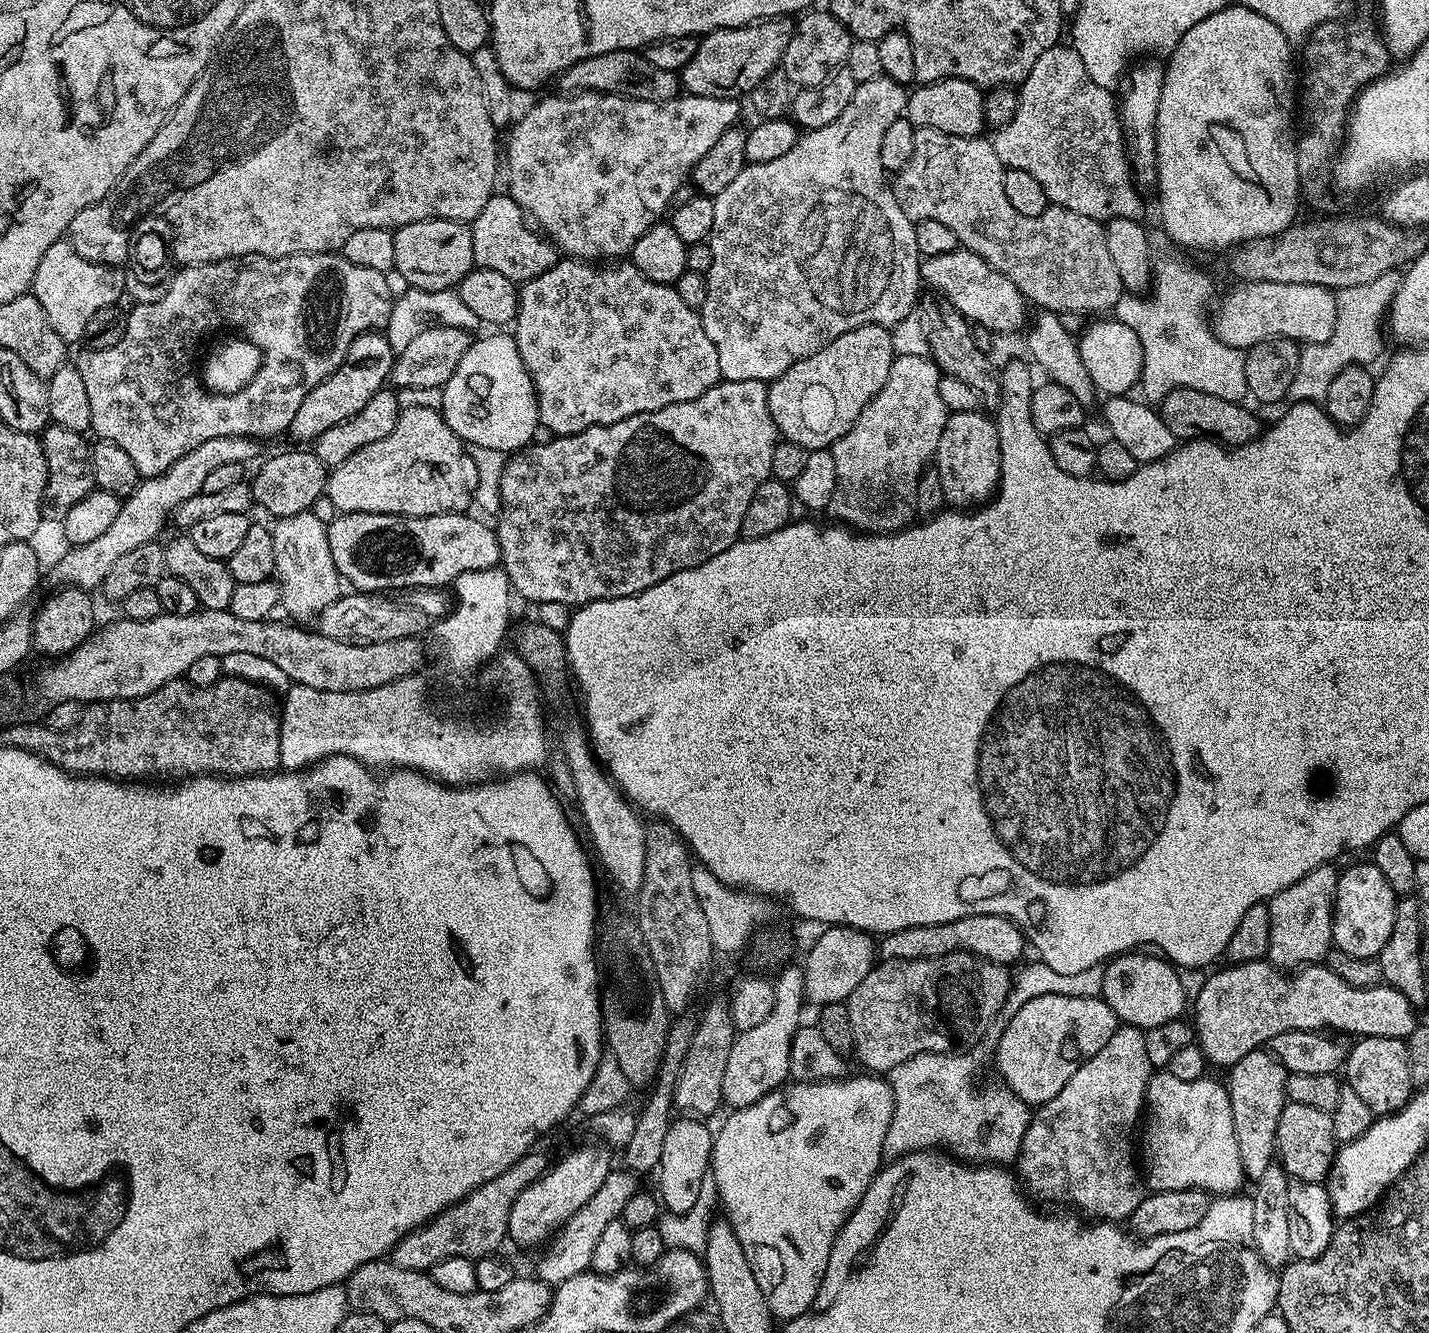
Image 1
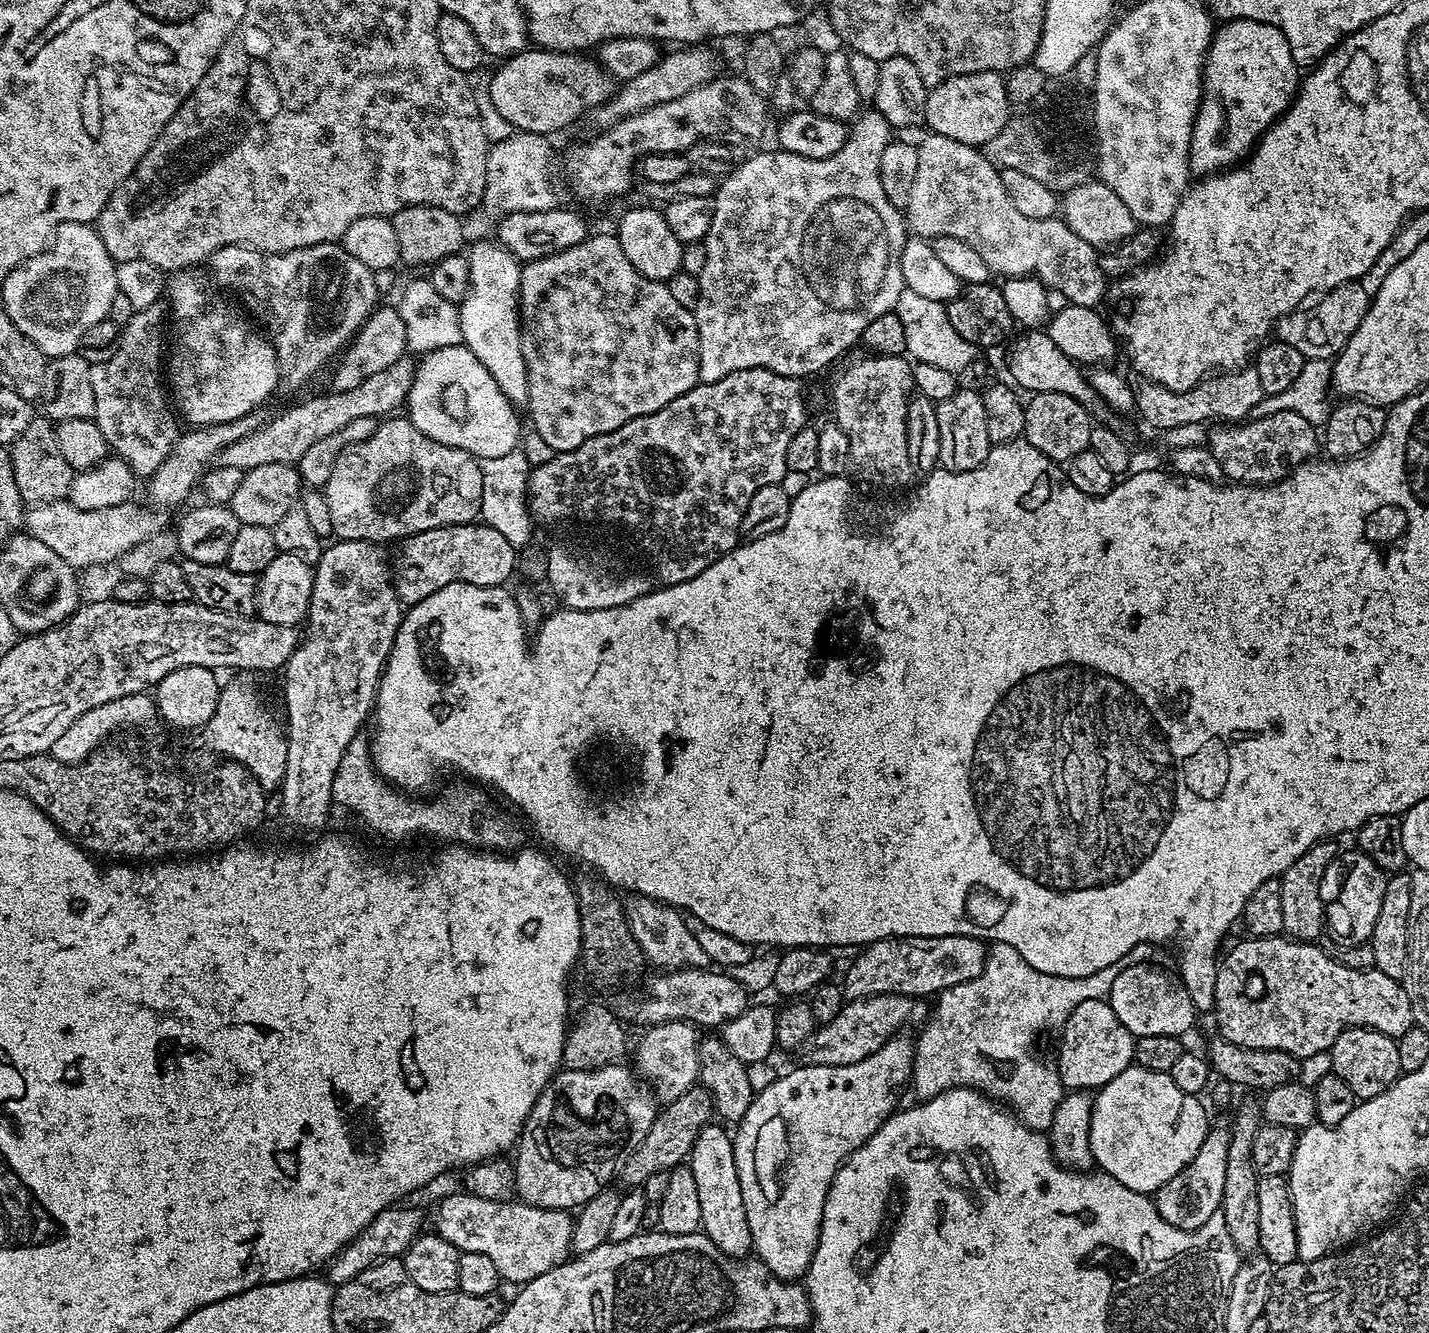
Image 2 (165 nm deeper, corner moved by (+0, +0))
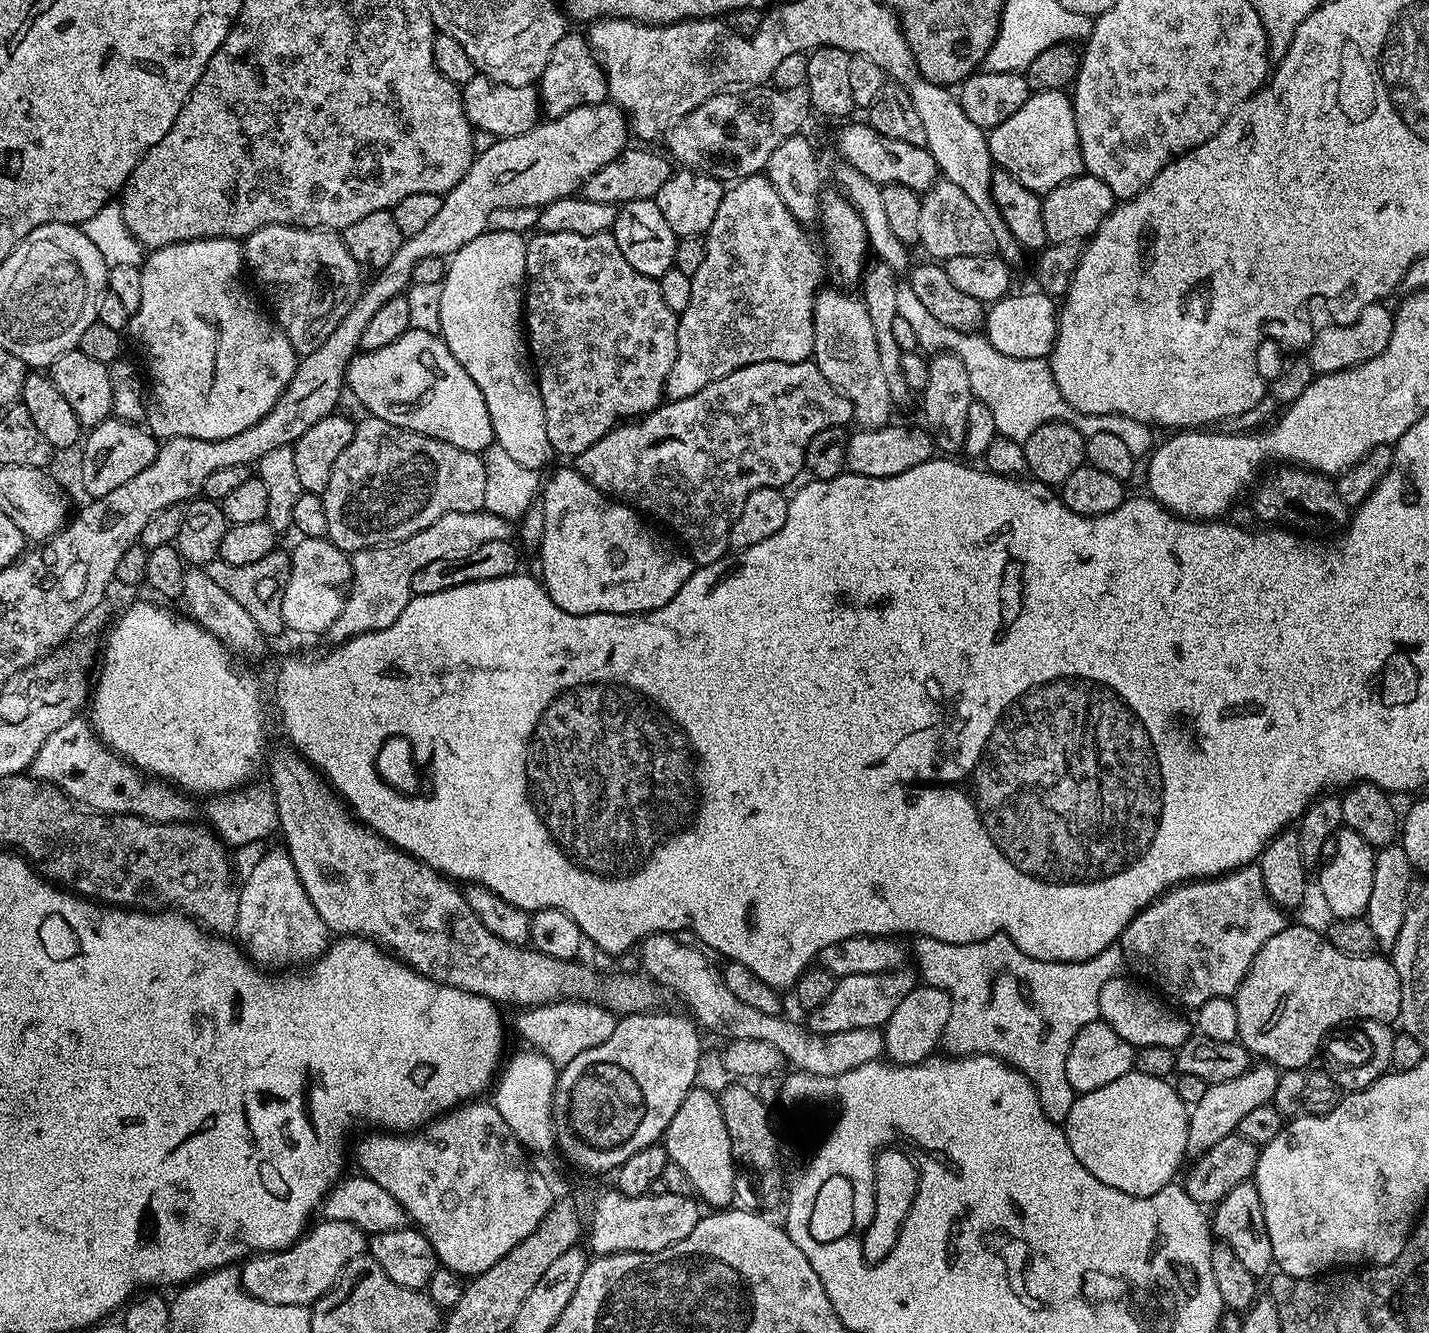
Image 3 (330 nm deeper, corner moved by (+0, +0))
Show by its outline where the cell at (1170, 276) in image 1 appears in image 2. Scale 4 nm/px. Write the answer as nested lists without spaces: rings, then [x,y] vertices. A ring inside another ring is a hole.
[[[1247,365],[1235,372],[1220,372],[1201,380],[1196,387],[1186,392],[1166,390],[1152,381],[1139,381],[1133,387],[1135,394],[1135,411],[1146,423],[1160,432],[1190,423],[1207,423],[1216,418],[1220,422],[1238,422],[1249,417],[1250,412],[1262,398],[1262,382],[1255,365]]]

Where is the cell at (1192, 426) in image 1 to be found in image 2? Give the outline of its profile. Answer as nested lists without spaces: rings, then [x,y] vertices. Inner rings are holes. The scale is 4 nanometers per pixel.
[[[1294,410],[1266,414],[1266,418],[1249,419],[1247,422],[1228,422],[1212,428],[1206,447],[1222,466],[1225,477],[1237,484],[1277,484],[1293,468],[1306,464],[1318,452],[1317,425],[1306,422]]]

